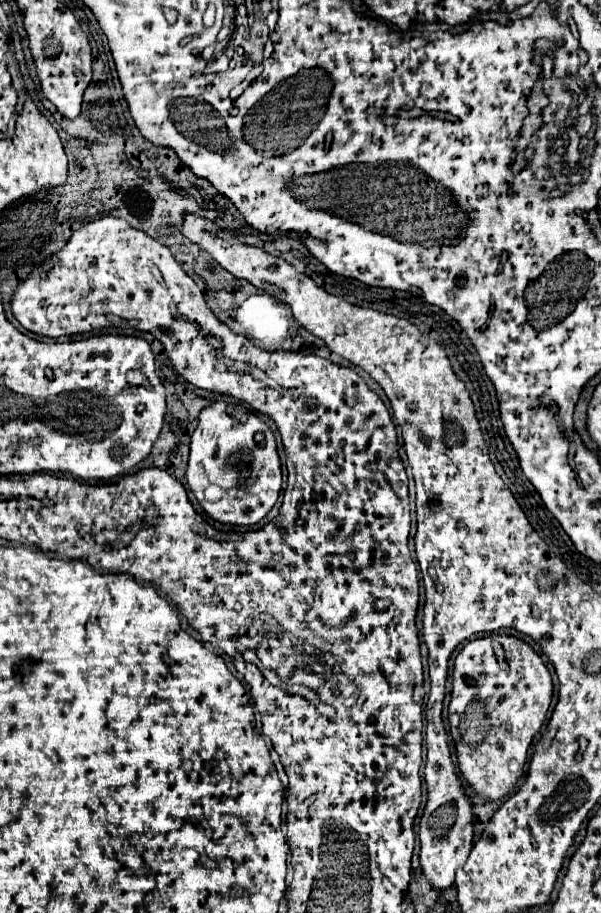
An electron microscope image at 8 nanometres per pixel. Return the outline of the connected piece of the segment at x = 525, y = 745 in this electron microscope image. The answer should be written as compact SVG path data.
M490 634L470 640L460 650L452 670L452 698L448 706L448 724L456 746L458 770L466 780L466 784L478 794L478 798L494 802L512 792L518 778L522 776L528 758L526 752L532 744L532 738L544 724L550 700L552 700L550 672L544 666L542 658L524 640L506 634Z

